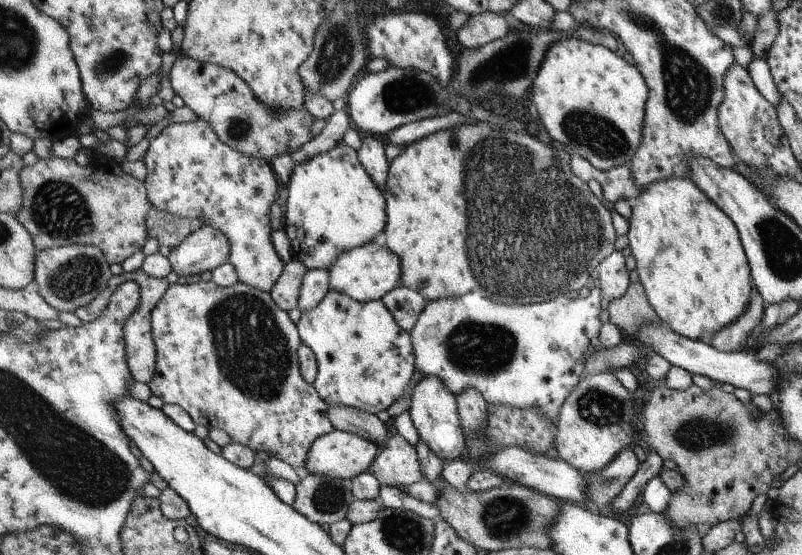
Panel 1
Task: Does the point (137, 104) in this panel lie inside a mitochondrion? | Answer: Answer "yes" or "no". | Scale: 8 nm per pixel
no

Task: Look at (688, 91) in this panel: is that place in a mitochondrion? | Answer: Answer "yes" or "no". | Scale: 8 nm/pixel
yes

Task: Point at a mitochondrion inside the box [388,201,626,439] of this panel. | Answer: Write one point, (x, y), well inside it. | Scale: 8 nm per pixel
(473, 347)

